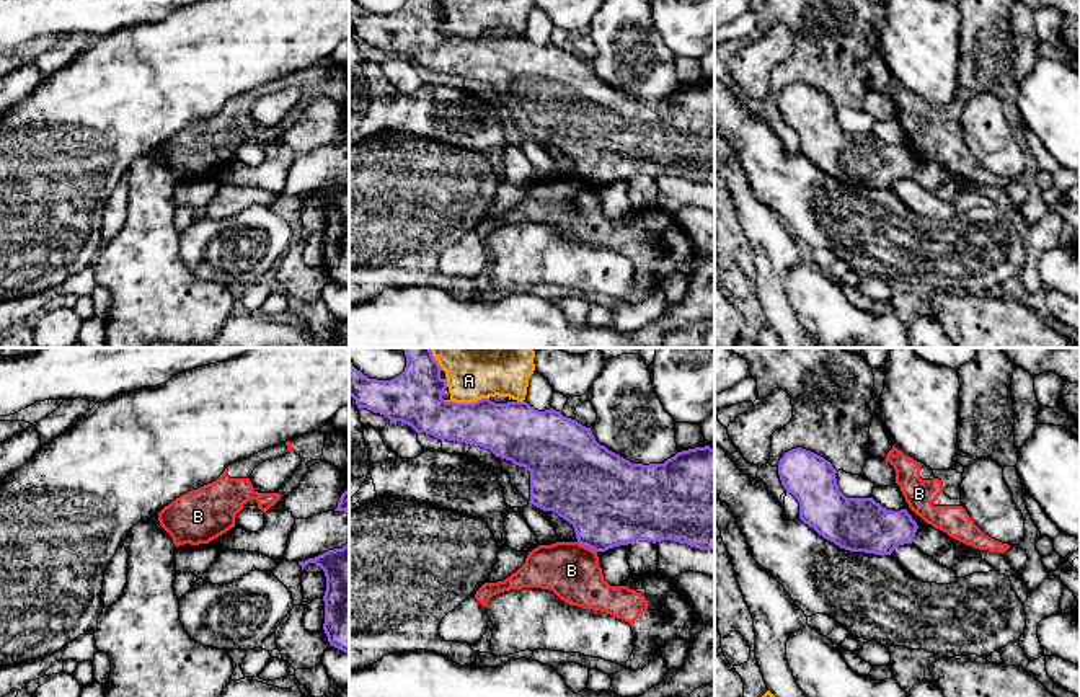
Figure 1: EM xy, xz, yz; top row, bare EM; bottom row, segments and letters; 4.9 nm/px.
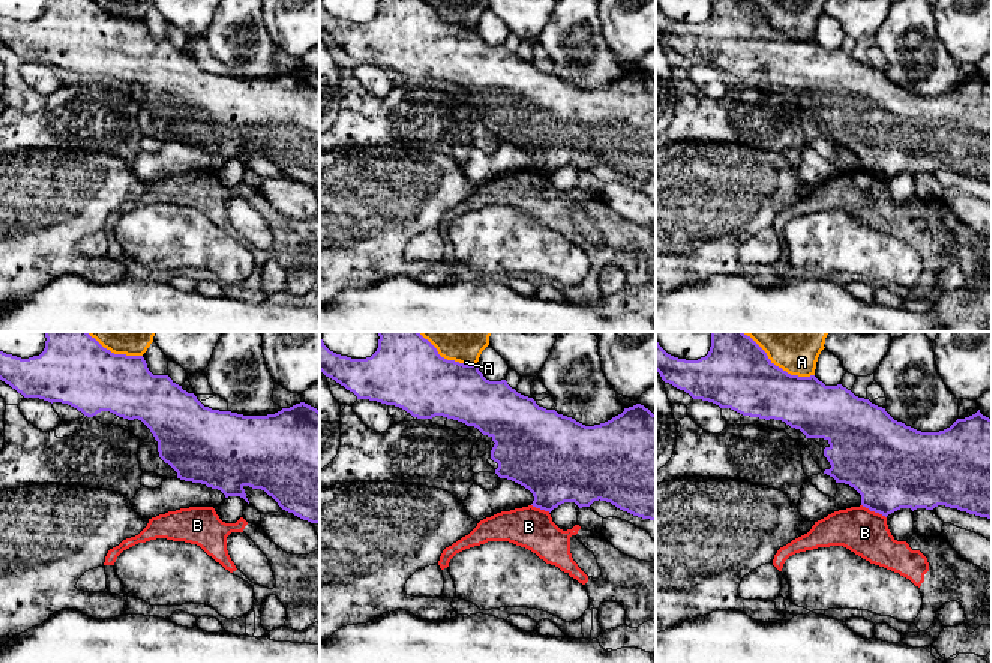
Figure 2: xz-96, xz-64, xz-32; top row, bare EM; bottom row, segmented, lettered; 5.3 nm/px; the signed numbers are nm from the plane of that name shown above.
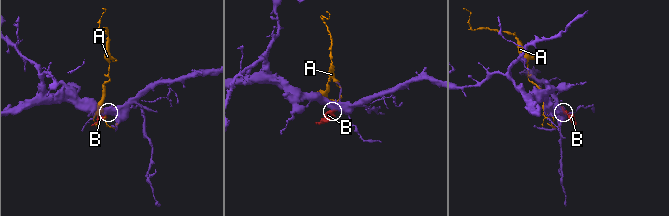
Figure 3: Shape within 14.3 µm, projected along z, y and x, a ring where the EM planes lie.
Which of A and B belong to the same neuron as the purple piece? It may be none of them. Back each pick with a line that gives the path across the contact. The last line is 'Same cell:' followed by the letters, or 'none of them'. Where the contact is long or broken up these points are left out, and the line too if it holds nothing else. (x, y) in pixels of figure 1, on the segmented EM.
Same cell: none of them

